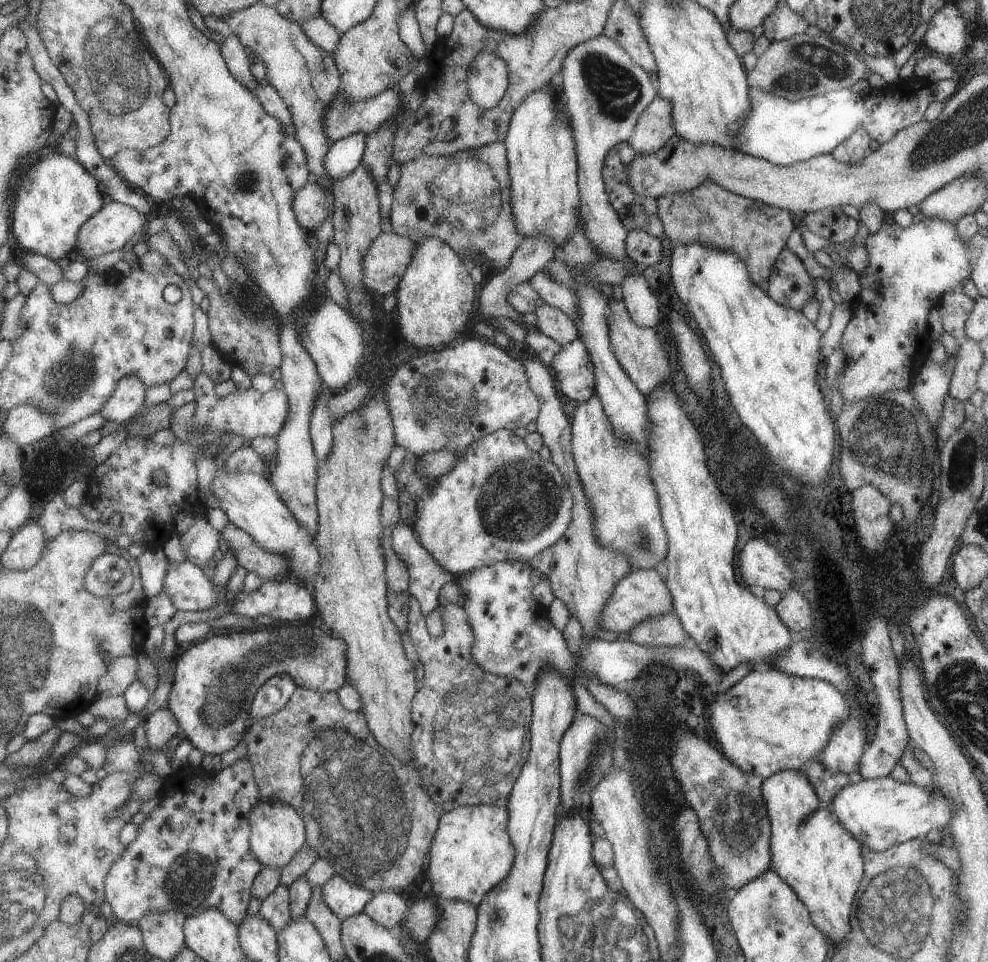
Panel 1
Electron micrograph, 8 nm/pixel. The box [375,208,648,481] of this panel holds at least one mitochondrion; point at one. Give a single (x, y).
(441, 403)

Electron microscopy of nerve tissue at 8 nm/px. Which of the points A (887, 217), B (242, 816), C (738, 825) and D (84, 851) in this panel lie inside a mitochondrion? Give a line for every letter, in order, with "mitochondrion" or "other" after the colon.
A: other
B: other
C: mitochondrion
D: other

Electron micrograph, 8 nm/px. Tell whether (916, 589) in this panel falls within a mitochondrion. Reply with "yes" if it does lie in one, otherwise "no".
no

